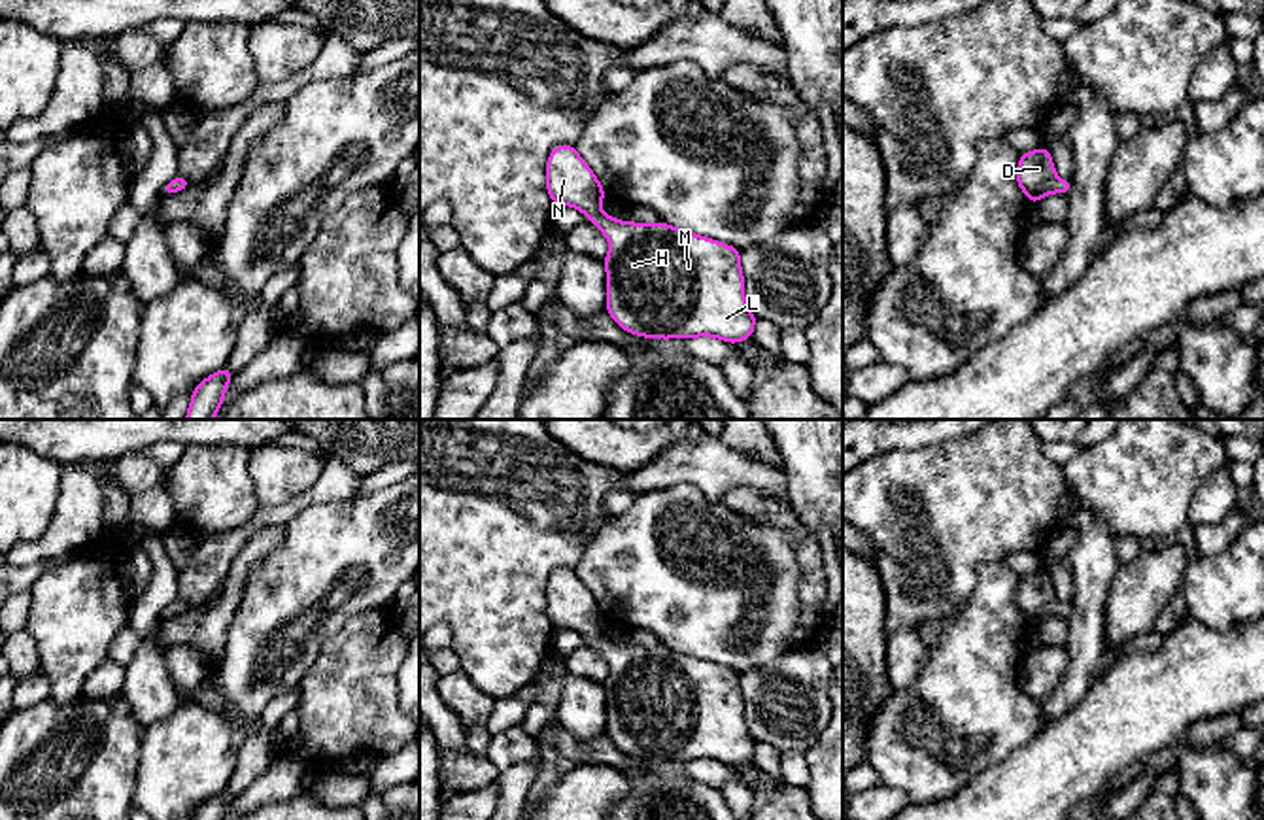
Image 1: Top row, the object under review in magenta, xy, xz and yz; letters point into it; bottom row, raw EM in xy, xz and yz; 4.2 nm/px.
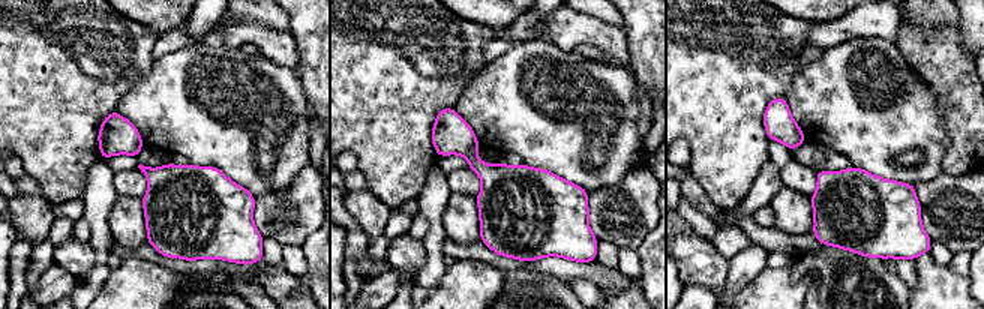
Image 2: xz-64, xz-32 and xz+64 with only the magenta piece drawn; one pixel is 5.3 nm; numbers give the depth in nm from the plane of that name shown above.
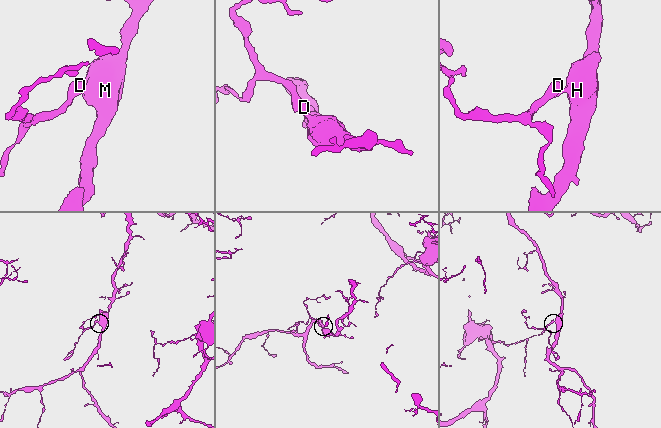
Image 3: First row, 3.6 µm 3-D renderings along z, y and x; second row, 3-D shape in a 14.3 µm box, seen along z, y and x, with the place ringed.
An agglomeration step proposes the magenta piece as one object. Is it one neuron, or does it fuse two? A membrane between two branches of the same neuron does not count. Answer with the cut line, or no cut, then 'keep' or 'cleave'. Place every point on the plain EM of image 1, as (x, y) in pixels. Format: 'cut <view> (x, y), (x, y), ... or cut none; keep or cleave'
cut none; keep

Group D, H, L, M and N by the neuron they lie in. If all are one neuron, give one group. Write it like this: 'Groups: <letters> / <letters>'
Groups: D H L M N

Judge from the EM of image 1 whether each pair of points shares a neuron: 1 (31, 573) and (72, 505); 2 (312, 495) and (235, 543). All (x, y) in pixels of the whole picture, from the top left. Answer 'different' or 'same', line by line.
1: different
2: same

